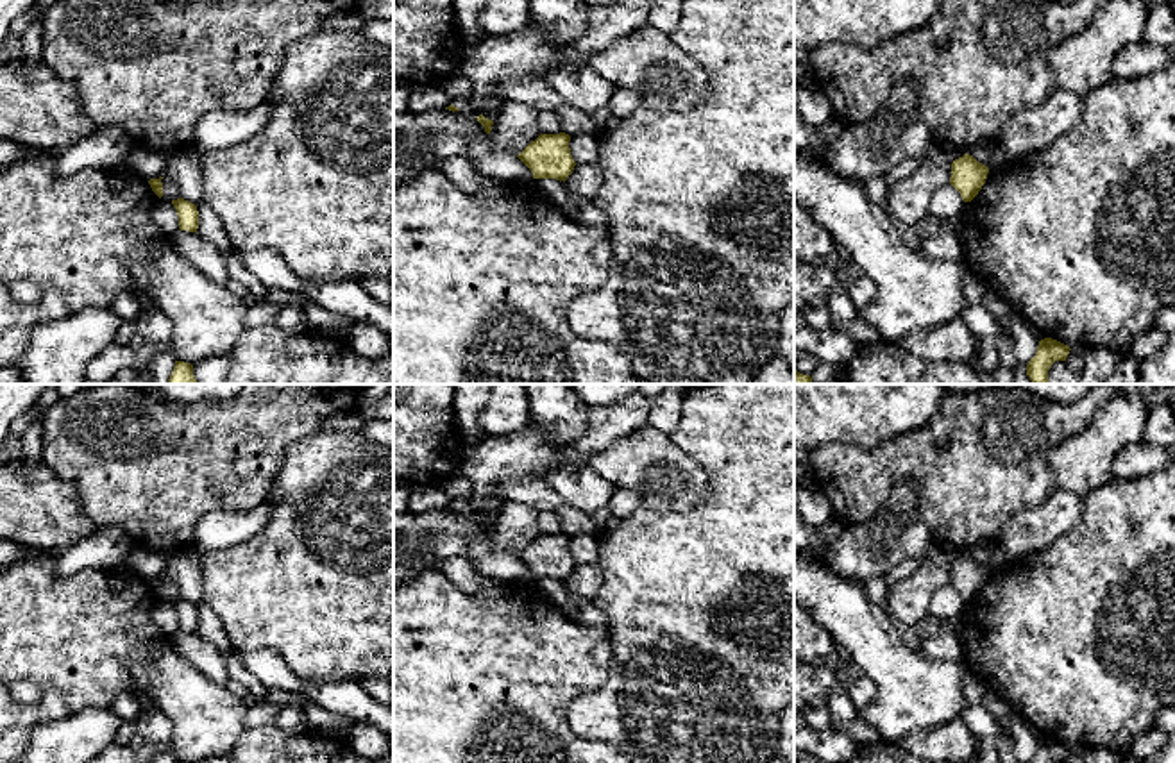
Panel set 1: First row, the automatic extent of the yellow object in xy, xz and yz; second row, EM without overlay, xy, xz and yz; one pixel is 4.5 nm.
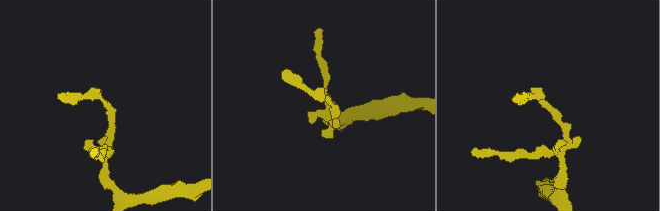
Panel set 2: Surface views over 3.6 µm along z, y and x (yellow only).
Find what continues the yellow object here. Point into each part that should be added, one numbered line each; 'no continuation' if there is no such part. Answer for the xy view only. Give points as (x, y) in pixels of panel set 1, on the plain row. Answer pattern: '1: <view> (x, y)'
no continuation

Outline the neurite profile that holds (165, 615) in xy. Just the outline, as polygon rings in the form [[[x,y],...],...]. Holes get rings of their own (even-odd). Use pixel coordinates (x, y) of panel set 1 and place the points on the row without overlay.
[[[159,599],[152,611],[152,620],[168,636],[173,636],[179,629],[179,616],[172,602]]]

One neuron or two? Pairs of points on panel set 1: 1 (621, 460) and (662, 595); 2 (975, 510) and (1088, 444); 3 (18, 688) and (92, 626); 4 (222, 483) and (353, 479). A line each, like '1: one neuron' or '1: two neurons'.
1: two neurons
2: two neurons
3: two neurons
4: two neurons

